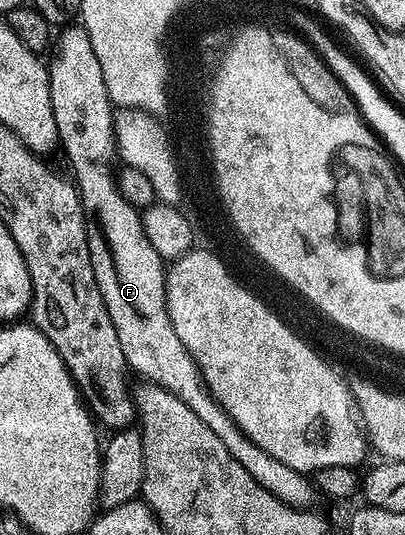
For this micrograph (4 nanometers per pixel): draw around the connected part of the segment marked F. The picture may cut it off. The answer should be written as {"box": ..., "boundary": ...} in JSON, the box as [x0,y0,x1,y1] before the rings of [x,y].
{"box":[47,23,317,509],"boundary":[[[68,23],[58,30],[53,41],[53,48],[49,53],[49,64],[47,65],[49,75],[49,99],[53,99],[53,119],[57,119],[57,135],[61,149],[67,152],[67,161],[71,164],[70,172],[76,189],[79,190],[79,198],[83,204],[83,214],[87,220],[87,238],[89,239],[89,259],[93,263],[93,275],[97,279],[97,287],[105,299],[105,307],[109,311],[109,319],[113,319],[113,327],[117,331],[117,339],[121,343],[123,352],[122,360],[126,368],[132,374],[140,373],[144,382],[152,385],[160,385],[165,391],[177,395],[221,443],[225,443],[225,451],[269,491],[269,495],[277,495],[287,505],[295,509],[304,509],[314,506],[317,498],[317,490],[312,480],[306,473],[298,473],[293,467],[285,467],[281,459],[273,459],[269,451],[257,447],[241,427],[237,427],[235,420],[221,407],[221,403],[211,394],[199,365],[189,355],[185,343],[177,339],[177,331],[173,331],[173,323],[169,319],[167,310],[167,275],[165,272],[164,258],[153,251],[153,243],[145,235],[145,227],[140,210],[134,209],[125,199],[125,195],[119,189],[117,180],[117,150],[115,148],[115,113],[107,88],[105,87],[105,75],[101,75],[101,63],[97,63],[97,54],[93,52],[93,43],[89,43],[87,30],[79,23]]]}

